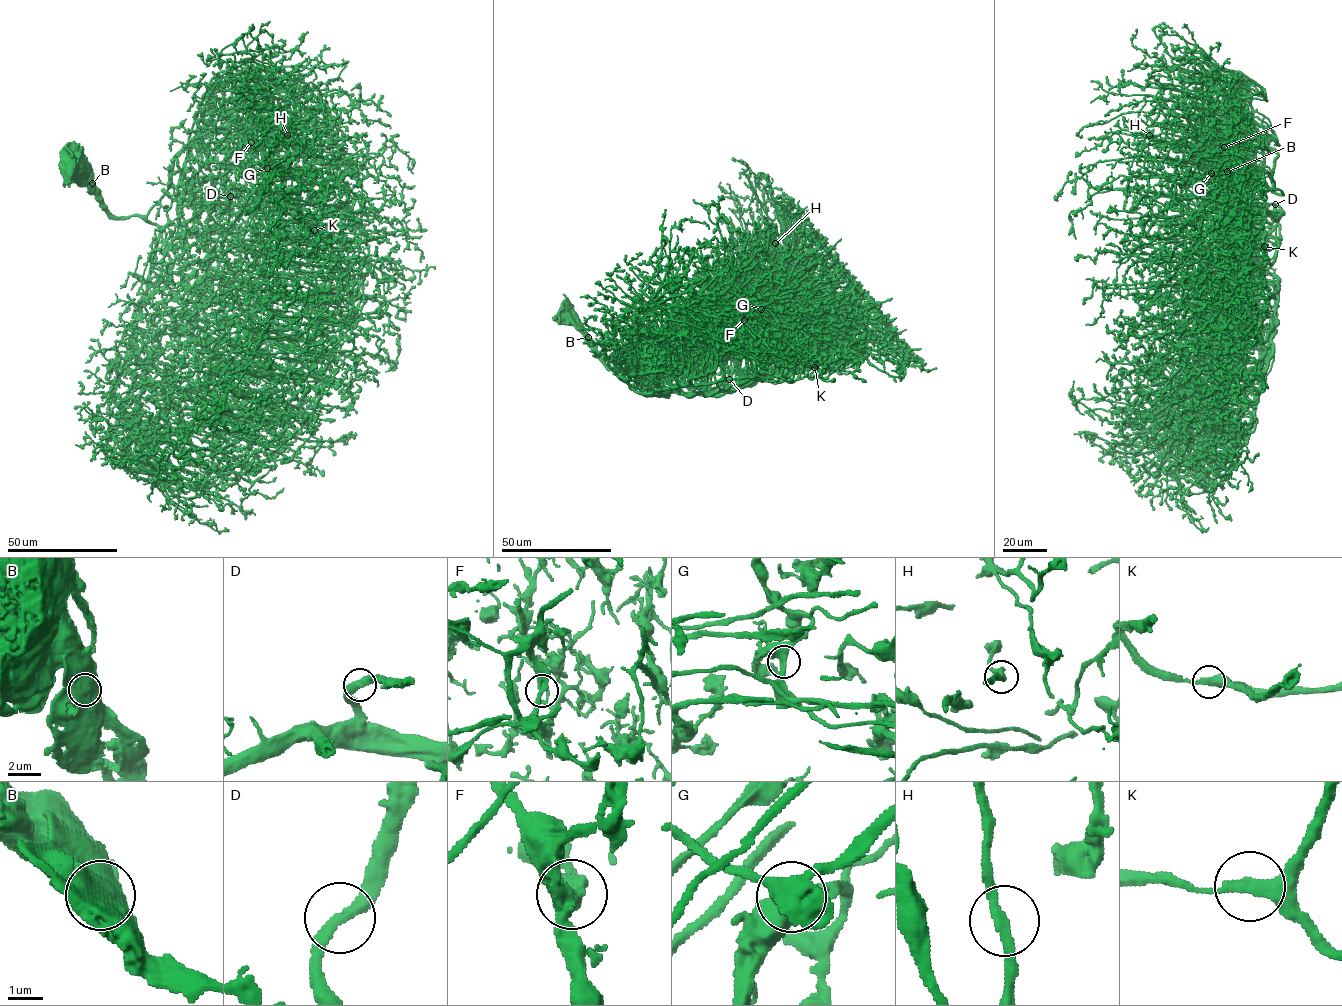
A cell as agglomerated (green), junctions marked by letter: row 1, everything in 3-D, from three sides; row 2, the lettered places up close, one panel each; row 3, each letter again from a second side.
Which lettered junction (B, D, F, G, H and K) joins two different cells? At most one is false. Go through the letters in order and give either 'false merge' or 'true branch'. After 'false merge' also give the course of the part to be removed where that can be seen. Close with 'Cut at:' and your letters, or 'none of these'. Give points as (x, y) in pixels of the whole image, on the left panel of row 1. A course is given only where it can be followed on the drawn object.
B: true branch
D: true branch
F: true branch
G: true branch
H: true branch
K: true branch
Cut at: none of these

